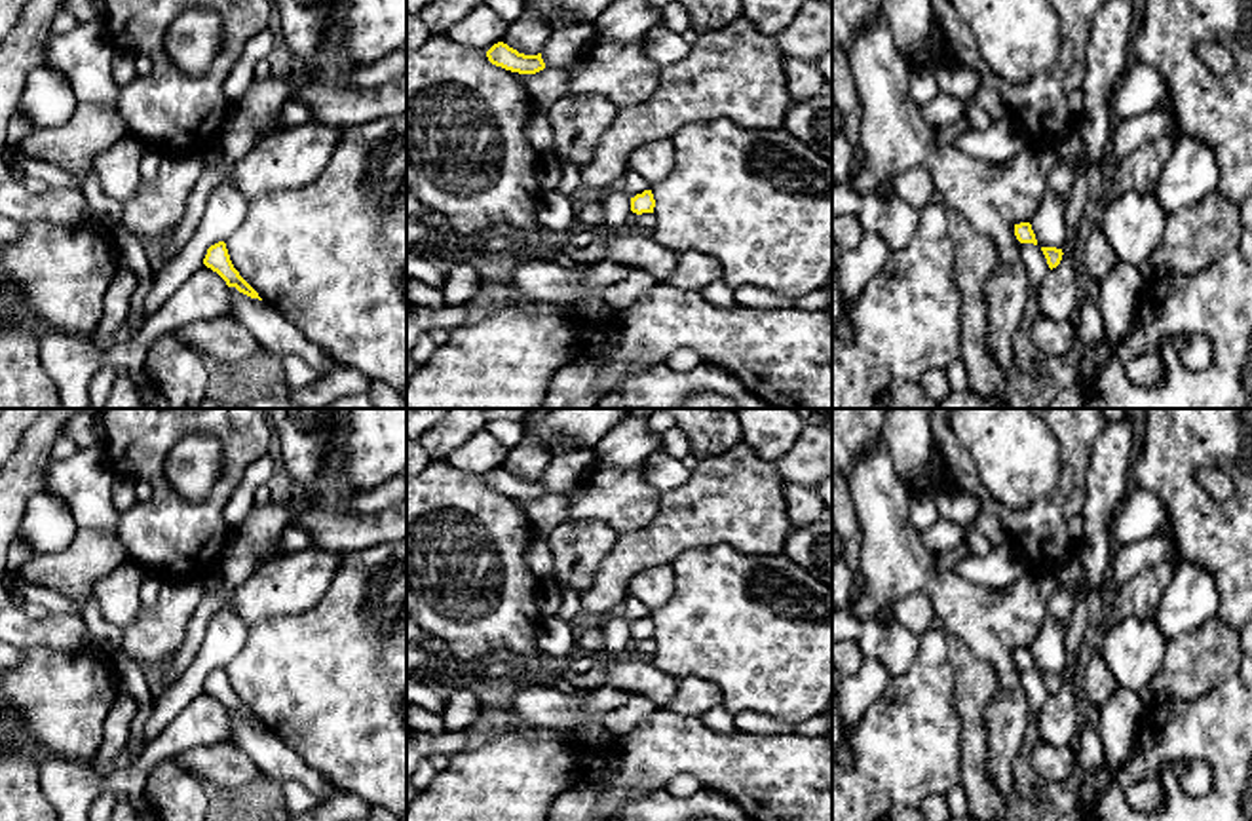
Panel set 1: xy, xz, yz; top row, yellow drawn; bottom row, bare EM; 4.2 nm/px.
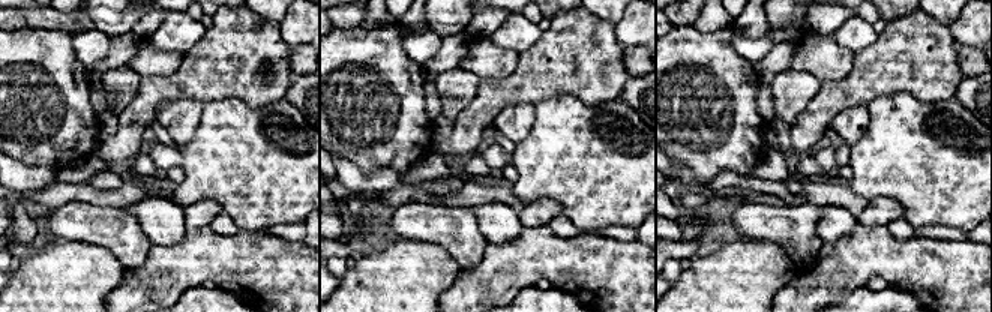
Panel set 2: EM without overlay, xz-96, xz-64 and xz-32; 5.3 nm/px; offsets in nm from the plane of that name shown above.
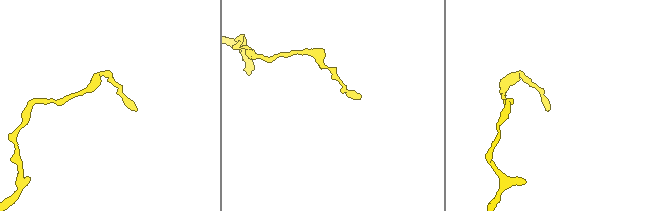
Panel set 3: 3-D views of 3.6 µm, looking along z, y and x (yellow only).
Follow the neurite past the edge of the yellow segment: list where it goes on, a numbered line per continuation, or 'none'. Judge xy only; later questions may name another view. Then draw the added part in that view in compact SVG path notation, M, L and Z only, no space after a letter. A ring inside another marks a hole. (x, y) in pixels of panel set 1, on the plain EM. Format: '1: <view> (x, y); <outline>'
none

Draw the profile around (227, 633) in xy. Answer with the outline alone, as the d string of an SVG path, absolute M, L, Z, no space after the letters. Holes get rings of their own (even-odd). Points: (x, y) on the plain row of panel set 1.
M232 604L220 606L207 623L203 642L182 677L154 697L152 715L142 730L142 747L156 739L165 726L203 692L207 675L226 663L245 646L247 625Z

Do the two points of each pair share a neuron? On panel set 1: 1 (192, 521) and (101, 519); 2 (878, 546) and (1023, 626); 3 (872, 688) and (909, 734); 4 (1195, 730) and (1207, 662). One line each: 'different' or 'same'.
1: different
2: same
3: different
4: different

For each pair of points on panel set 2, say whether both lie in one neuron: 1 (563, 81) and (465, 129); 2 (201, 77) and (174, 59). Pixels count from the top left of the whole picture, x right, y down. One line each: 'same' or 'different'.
1: same
2: different

